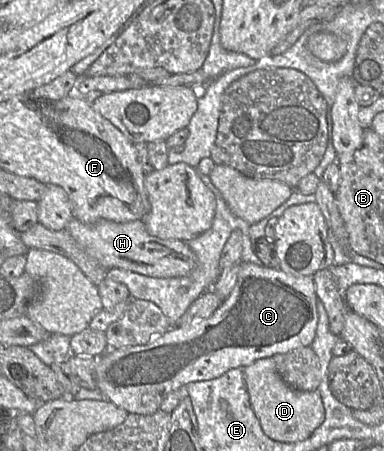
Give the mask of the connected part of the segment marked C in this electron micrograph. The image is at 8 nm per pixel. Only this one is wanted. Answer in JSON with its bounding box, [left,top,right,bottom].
[96,261,318,415]

